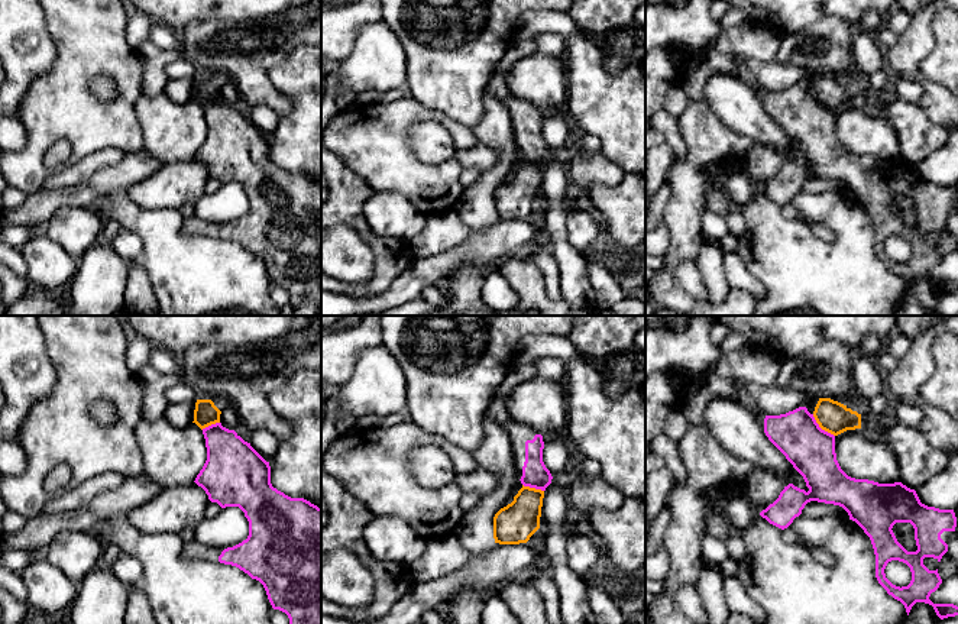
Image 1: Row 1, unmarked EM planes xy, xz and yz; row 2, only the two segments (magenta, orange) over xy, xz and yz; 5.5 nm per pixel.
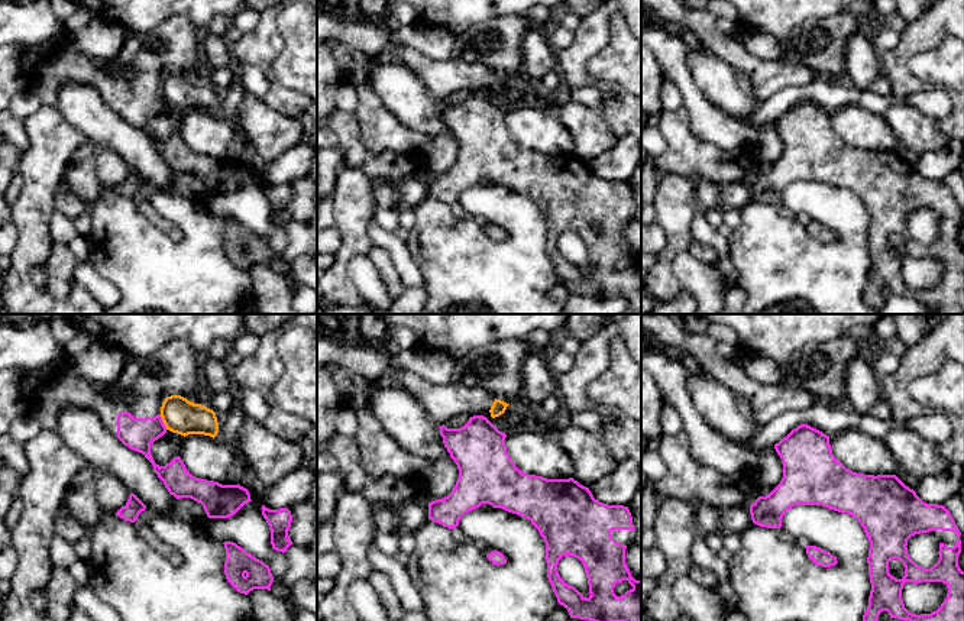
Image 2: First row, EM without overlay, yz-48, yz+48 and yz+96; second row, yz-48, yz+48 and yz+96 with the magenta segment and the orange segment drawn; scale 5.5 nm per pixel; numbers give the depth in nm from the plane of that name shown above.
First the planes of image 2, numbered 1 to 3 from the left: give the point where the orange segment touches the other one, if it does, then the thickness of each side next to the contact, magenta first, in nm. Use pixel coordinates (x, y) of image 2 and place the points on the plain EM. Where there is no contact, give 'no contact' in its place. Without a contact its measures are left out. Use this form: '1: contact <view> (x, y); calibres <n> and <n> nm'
1: contact yz-48 (162, 97); calibres 180 and 200 nm
2: no contact
3: no contact

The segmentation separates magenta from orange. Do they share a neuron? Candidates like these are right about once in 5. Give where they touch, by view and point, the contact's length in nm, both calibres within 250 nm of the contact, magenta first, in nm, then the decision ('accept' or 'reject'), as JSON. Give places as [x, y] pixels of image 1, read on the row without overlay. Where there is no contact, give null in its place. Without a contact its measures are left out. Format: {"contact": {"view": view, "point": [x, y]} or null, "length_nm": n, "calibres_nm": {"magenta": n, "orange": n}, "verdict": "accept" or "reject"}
{"contact": {"view": "yz", "point": [819, 103]}, "length_nm": 180, "calibres_nm": {"magenta": 260, "orange": 180}, "verdict": "reject"}

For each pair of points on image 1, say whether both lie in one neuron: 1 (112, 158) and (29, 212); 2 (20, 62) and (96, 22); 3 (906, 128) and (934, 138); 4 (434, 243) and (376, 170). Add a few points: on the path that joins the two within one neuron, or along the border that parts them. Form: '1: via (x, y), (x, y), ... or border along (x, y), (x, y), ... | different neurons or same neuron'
1: border along (100, 170), (83, 181), (57, 188), (44, 188) | different neurons
2: border along (44, 15), (55, 60), (41, 76) | different neurons
3: via (913, 129), (921, 136), (926, 136) | same neuron
4: border along (455, 207), (427, 216) | different neurons

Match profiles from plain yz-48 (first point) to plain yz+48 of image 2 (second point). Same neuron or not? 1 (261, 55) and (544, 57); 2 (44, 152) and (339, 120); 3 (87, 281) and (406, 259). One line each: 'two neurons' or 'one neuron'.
1: two neurons
2: two neurons
3: one neuron

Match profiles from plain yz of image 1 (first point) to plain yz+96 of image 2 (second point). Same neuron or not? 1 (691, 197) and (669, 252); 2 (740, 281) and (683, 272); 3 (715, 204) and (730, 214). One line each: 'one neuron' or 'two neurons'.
1: one neuron
2: two neurons
3: two neurons

